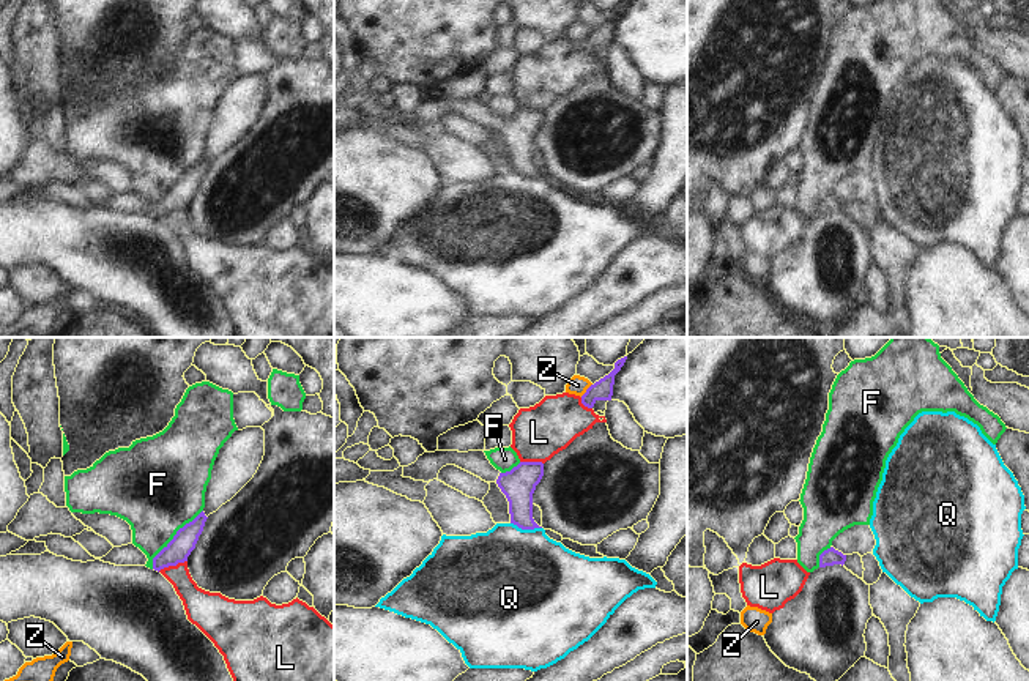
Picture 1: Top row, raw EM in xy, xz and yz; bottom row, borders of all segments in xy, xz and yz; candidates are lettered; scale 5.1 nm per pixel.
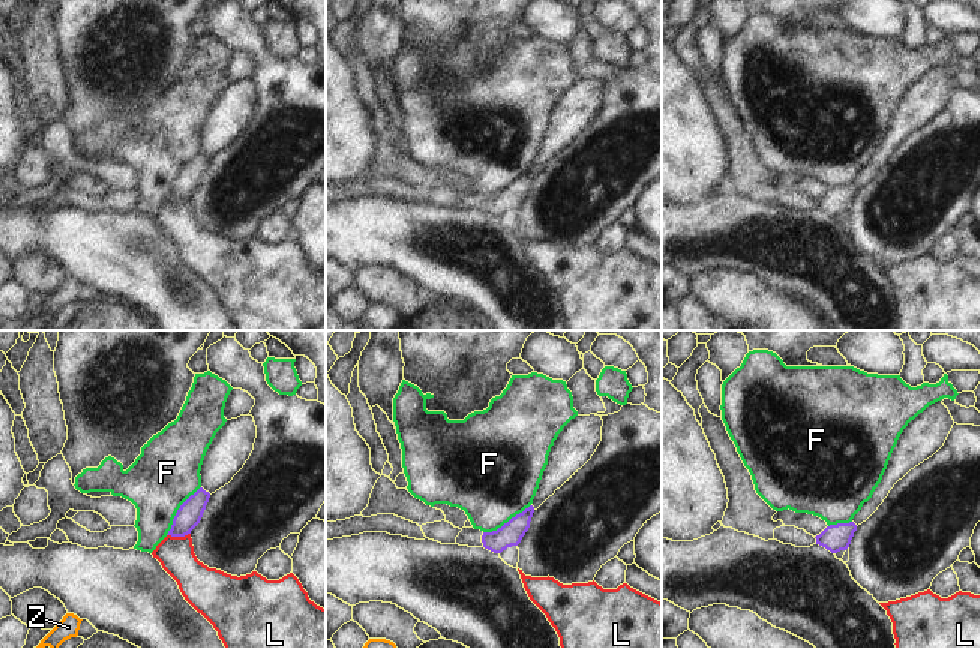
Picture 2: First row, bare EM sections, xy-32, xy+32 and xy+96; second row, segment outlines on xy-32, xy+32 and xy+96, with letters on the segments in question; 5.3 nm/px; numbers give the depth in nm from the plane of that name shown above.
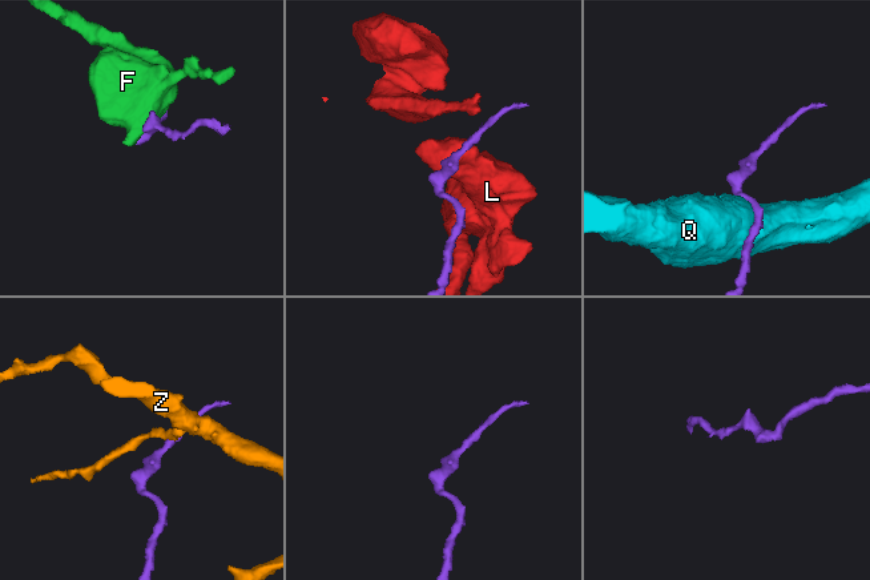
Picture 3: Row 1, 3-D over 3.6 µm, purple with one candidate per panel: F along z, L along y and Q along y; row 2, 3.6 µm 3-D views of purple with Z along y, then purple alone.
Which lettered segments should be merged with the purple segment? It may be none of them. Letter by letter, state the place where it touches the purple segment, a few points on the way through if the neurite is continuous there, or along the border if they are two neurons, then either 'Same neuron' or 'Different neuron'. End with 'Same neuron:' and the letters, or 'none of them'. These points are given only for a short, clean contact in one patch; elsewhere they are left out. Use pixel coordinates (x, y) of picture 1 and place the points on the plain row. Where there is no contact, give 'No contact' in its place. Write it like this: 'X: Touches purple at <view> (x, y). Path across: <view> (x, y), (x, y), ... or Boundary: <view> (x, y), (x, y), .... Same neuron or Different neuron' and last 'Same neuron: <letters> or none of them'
F: Touches purple at xy (174, 185). Different neuron
L: Touches purple at xy (172, 212). Different neuron
Q: Touches purple at xz (527, 175). Different neuron
Z: Touches purple at xz (586, 37). Boundary: xz (591, 30), (580, 43). Different neuron
Same neuron: none of them.

